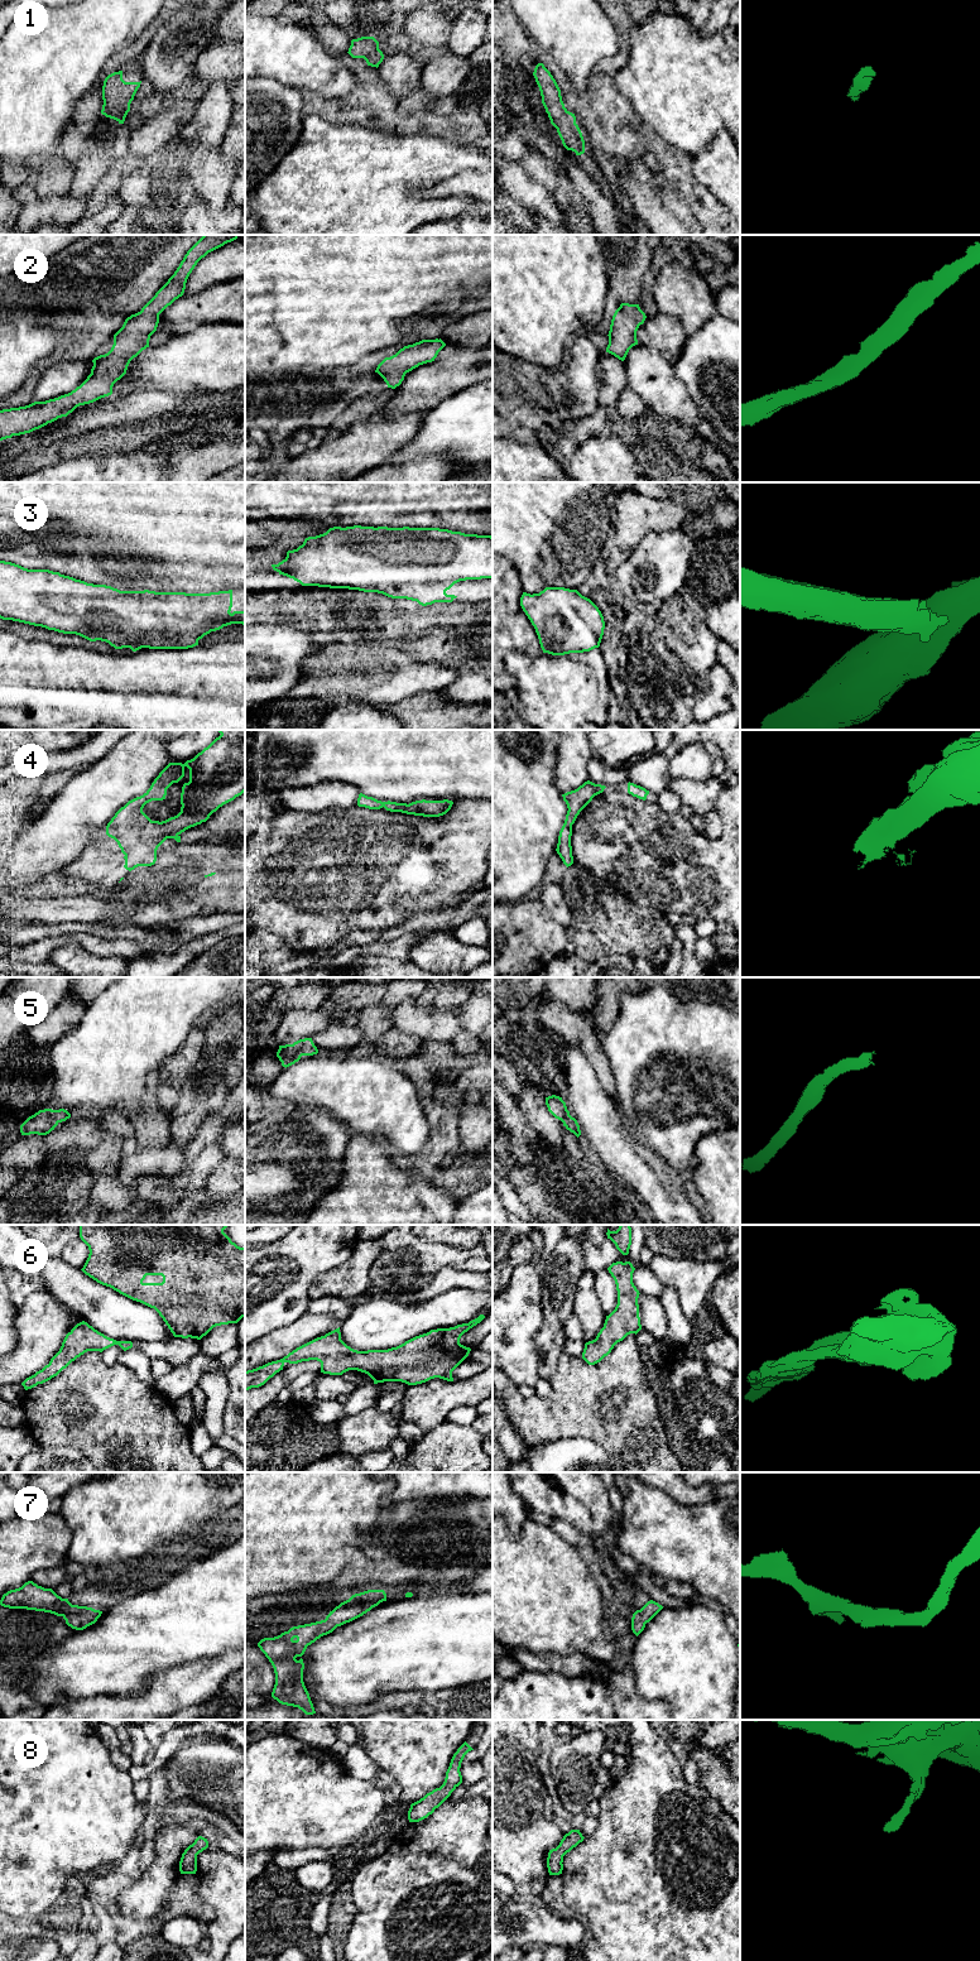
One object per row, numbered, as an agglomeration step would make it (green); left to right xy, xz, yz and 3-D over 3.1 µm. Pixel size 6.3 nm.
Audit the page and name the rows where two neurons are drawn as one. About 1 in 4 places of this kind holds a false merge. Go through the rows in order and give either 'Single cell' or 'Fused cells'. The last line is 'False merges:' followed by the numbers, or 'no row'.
1: Single cell
2: Single cell
3: Single cell
4: Single cell
5: Single cell
6: Single cell
7: Single cell
8: Single cell
False merges: no row

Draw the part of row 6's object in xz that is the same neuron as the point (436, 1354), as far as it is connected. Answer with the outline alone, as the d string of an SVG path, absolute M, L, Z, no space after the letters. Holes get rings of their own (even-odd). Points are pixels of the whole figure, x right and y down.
M480 1314L469 1323L431 1330L388 1350L357 1351L341 1340L340 1327L317 1337L280 1360L245 1371L245 1390L264 1385L285 1362L317 1360L321 1373L342 1375L349 1370L368 1374L374 1384L402 1381L417 1385L439 1378L453 1381L452 1371L471 1349L460 1344L461 1336L485 1318Z

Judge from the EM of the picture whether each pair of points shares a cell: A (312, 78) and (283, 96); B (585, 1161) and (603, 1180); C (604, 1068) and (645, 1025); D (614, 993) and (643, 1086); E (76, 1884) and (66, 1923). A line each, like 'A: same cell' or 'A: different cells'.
A: different cells
B: same cell
C: different cells
D: different cells
E: same cell

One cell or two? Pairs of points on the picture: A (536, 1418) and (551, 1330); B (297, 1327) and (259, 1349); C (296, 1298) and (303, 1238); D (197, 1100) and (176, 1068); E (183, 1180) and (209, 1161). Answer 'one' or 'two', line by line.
A: two
B: one
C: one
D: two
E: one

